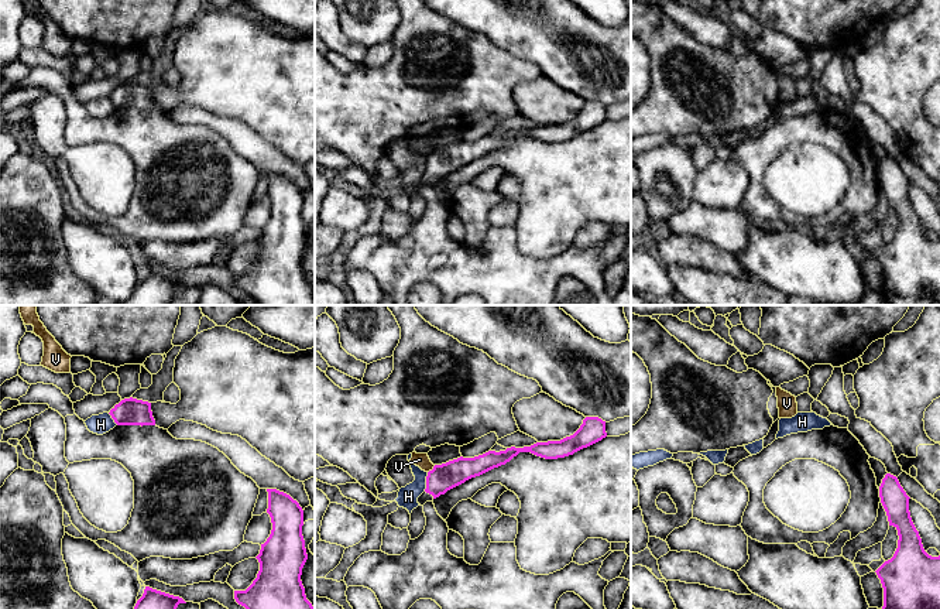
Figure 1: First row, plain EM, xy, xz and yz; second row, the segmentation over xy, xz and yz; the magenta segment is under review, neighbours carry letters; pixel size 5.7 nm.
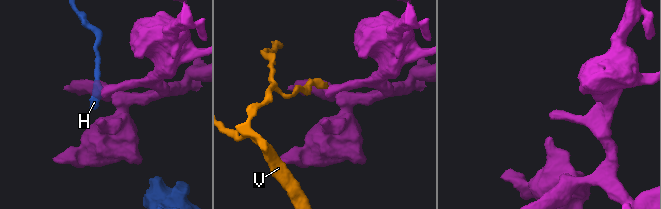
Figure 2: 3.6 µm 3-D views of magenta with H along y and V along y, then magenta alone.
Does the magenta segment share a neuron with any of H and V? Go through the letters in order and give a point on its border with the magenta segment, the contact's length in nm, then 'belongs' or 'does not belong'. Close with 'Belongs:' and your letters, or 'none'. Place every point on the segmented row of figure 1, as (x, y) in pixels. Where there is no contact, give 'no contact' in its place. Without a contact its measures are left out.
H: xz (426, 482) | 110 nm | does not belong
V: xz (432, 469) | 60 nm | does not belong
Belongs: none

